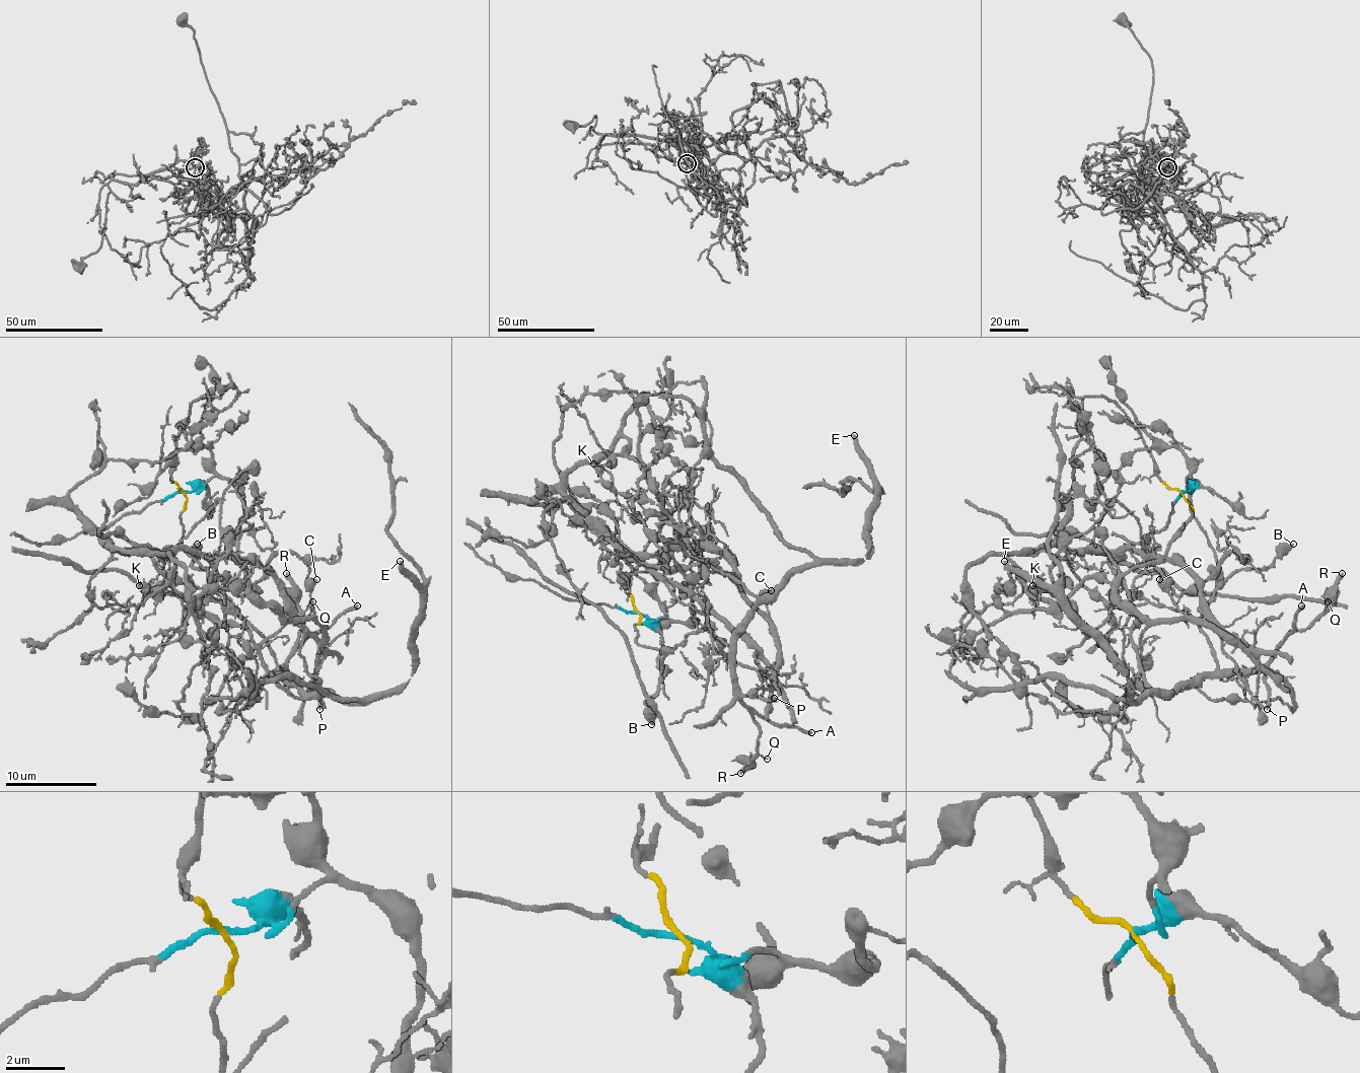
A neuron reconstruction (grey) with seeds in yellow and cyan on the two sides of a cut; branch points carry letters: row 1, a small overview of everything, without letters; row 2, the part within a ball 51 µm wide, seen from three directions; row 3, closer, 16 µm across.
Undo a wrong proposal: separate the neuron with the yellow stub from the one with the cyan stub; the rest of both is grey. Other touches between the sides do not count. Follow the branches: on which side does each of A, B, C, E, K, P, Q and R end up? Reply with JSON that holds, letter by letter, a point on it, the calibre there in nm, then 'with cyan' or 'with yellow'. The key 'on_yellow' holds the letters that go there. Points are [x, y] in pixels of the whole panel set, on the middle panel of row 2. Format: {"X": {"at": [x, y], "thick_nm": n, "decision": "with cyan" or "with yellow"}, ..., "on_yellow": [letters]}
{"A": {"at": [811, 732], "thick_nm": 320, "decision": "with yellow"}, "B": {"at": [651, 724], "thick_nm": 500, "decision": "with yellow"}, "C": {"at": [771, 590], "thick_nm": 500, "decision": "with cyan"}, "E": {"at": [854, 435], "thick_nm": 380, "decision": "with yellow"}, "K": {"at": [593, 463], "thick_nm": 460, "decision": "with cyan"}, "P": {"at": [774, 698], "thick_nm": 340, "decision": "with yellow"}, "Q": {"at": [767, 759], "thick_nm": 100, "decision": "with yellow"}, "R": {"at": [740, 773], "thick_nm": 320, "decision": "with yellow"}, "on_yellow": ["A", "B", "E", "P", "Q", "R"]}

